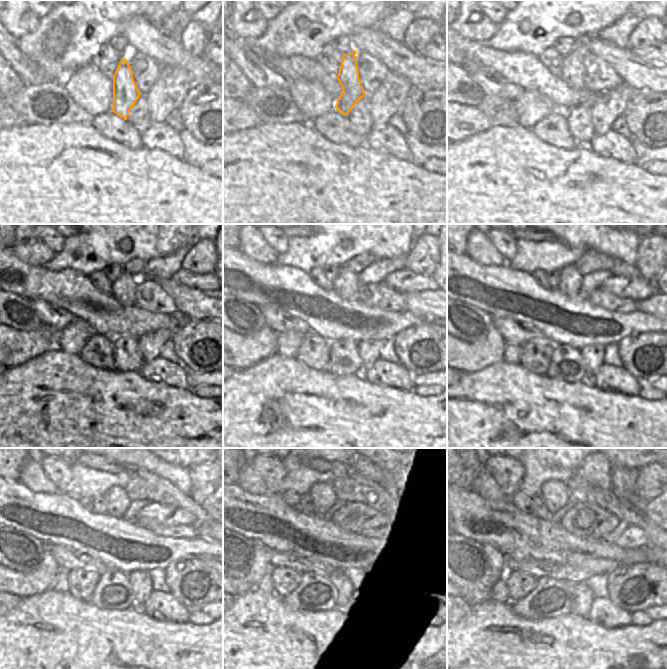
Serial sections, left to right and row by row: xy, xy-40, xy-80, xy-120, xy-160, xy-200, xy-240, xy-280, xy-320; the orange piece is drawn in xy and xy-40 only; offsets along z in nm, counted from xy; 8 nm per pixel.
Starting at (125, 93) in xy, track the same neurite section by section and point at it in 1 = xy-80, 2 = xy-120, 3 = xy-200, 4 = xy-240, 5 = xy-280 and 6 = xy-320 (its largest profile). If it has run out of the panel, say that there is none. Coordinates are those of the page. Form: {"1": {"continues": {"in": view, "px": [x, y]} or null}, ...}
{"1": {"continues": {"in": "xy-80", "px": [572, 71]}}, "2": {"continues": {"in": "xy-120", "px": [123, 289]}}, "3": {"continues": {"in": "xy-200", "px": [569, 284]}}, "4": {"continues": {"in": "xy-240", "px": [118, 502]}}, "5": {"continues": {"in": "xy-280", "px": [323, 495]}}, "6": {"continues": {"in": "xy-320", "px": [555, 494]}}}

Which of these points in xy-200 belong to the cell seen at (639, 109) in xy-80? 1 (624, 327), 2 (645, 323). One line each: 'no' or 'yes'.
1: no
2: no

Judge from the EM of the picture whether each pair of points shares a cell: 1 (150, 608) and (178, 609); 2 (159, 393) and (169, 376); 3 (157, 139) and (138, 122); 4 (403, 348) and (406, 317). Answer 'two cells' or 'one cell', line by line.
1: one cell
2: two cells
3: two cells
4: two cells

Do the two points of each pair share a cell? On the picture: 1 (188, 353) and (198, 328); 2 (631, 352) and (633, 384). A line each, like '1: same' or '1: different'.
1: same
2: different

